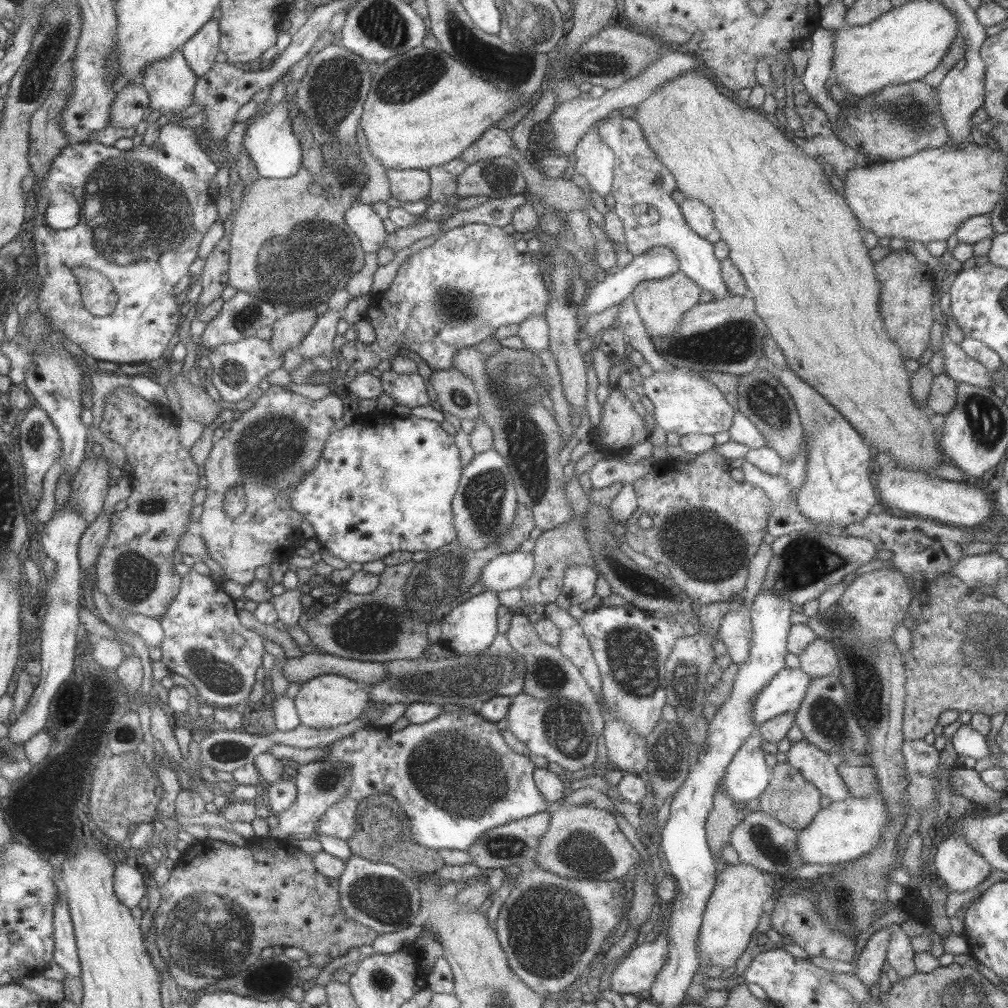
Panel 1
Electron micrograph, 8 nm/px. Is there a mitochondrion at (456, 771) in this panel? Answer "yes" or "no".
yes

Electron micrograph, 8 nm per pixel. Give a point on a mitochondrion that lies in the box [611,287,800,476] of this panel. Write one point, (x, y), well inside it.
(730, 344)

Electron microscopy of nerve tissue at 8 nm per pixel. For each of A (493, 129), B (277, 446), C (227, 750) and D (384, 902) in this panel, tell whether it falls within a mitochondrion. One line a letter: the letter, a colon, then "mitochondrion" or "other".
A: other
B: mitochondrion
C: other
D: mitochondrion

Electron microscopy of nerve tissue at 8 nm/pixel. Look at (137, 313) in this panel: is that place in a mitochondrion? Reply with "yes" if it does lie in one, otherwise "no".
no

